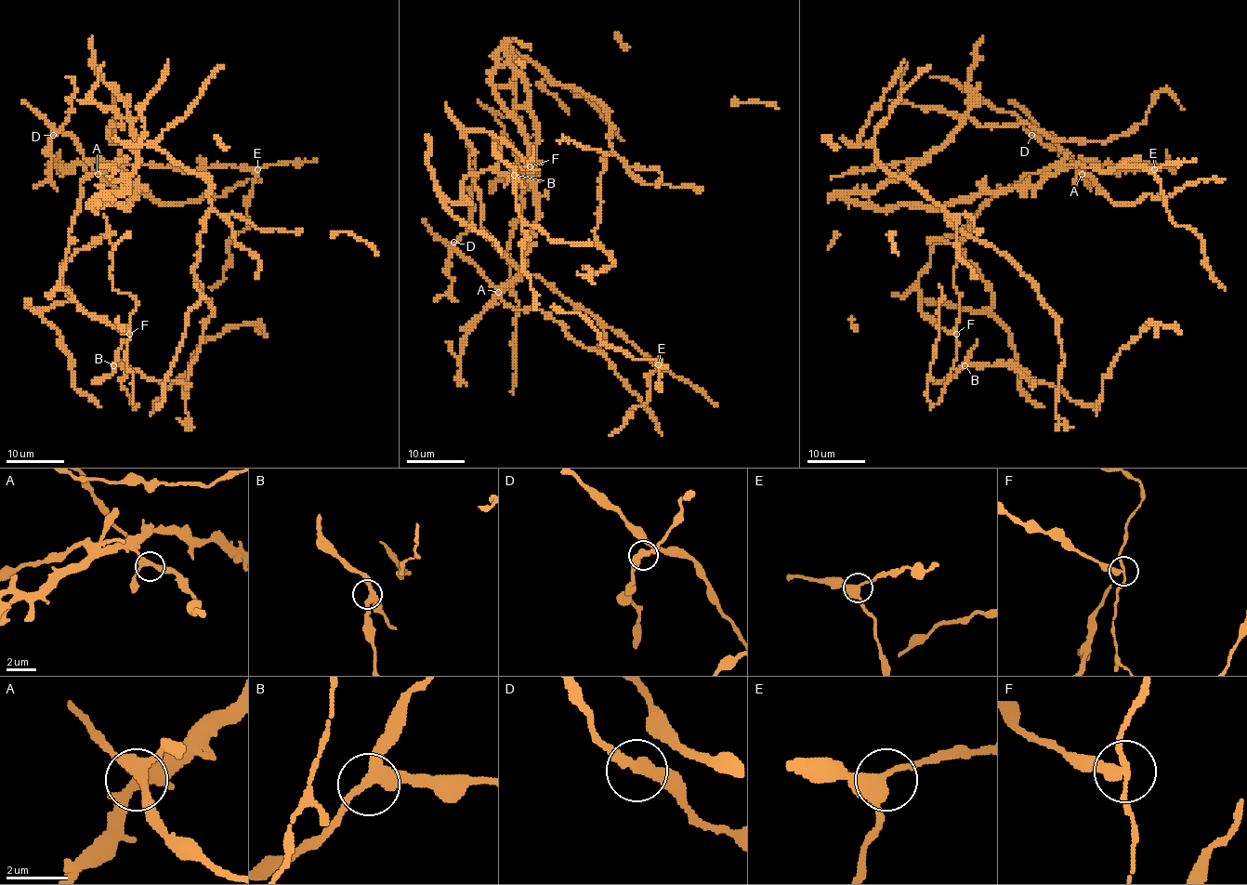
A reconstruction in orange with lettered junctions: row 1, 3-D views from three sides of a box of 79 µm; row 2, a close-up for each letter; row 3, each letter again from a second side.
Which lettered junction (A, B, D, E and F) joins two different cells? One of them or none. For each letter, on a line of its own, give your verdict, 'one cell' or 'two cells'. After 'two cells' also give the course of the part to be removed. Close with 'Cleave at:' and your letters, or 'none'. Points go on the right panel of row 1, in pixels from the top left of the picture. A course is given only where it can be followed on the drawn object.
A: one cell
B: one cell
D: one cell
E: one cell
F: two cells
Cleave at: F

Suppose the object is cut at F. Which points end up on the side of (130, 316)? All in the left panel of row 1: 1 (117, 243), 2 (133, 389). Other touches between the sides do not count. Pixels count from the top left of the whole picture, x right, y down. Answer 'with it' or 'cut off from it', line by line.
1: cut off from it
2: with it

